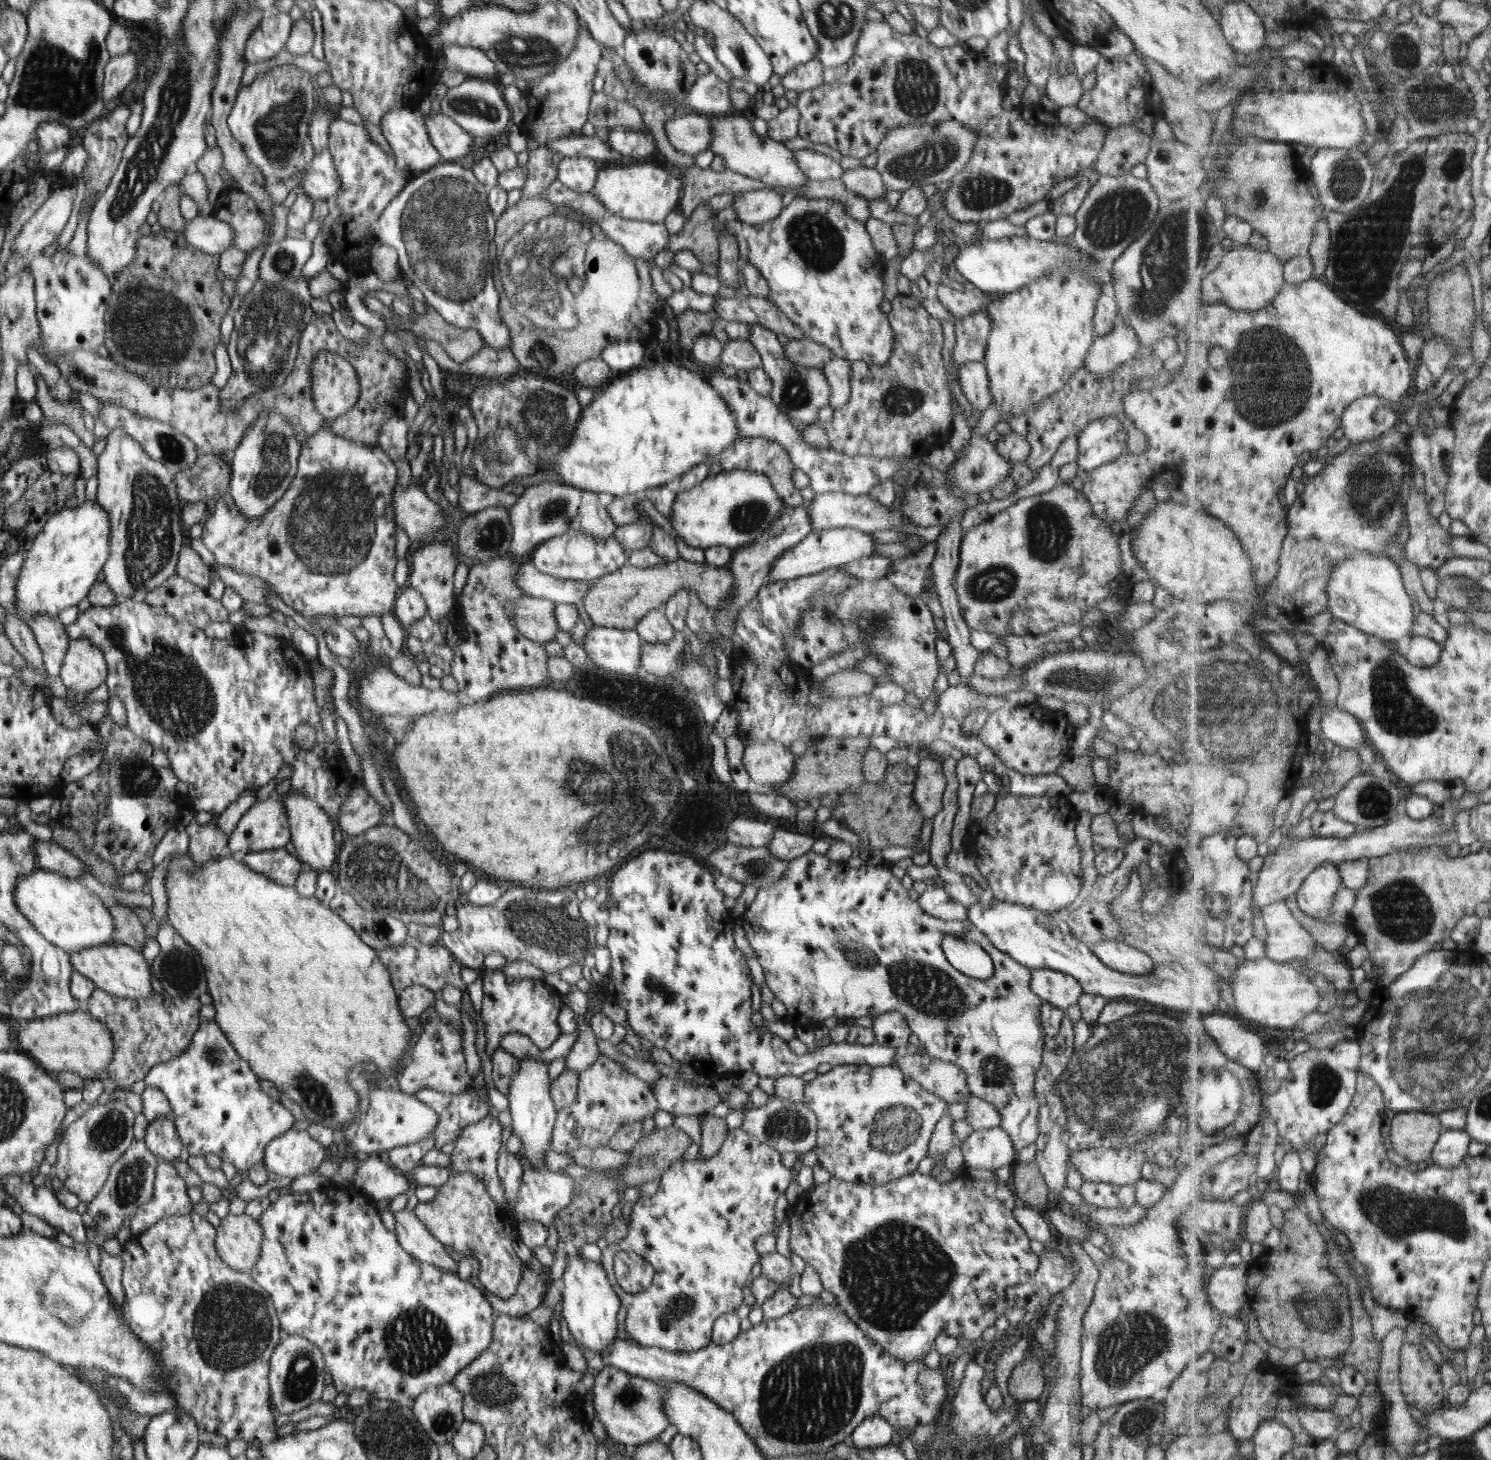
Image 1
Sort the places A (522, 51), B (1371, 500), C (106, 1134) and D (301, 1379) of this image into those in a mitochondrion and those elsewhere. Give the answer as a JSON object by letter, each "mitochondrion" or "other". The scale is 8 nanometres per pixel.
{"A":"mitochondrion","B":"mitochondrion","C":"mitochondrion","D":"mitochondrion"}

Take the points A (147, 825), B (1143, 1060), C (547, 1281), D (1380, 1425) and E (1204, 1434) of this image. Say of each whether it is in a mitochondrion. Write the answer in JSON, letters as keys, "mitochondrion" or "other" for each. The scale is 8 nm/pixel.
{"A":"other","B":"mitochondrion","C":"other","D":"other","E":"other"}

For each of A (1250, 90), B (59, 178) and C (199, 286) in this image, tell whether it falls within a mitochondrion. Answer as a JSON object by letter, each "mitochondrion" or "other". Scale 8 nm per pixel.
{"A":"other","B":"other","C":"other"}

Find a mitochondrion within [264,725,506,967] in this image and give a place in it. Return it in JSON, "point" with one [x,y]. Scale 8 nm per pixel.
{"point":[379,875]}

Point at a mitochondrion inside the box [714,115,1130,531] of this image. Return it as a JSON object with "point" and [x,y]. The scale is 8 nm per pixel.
{"point":[816,239]}

